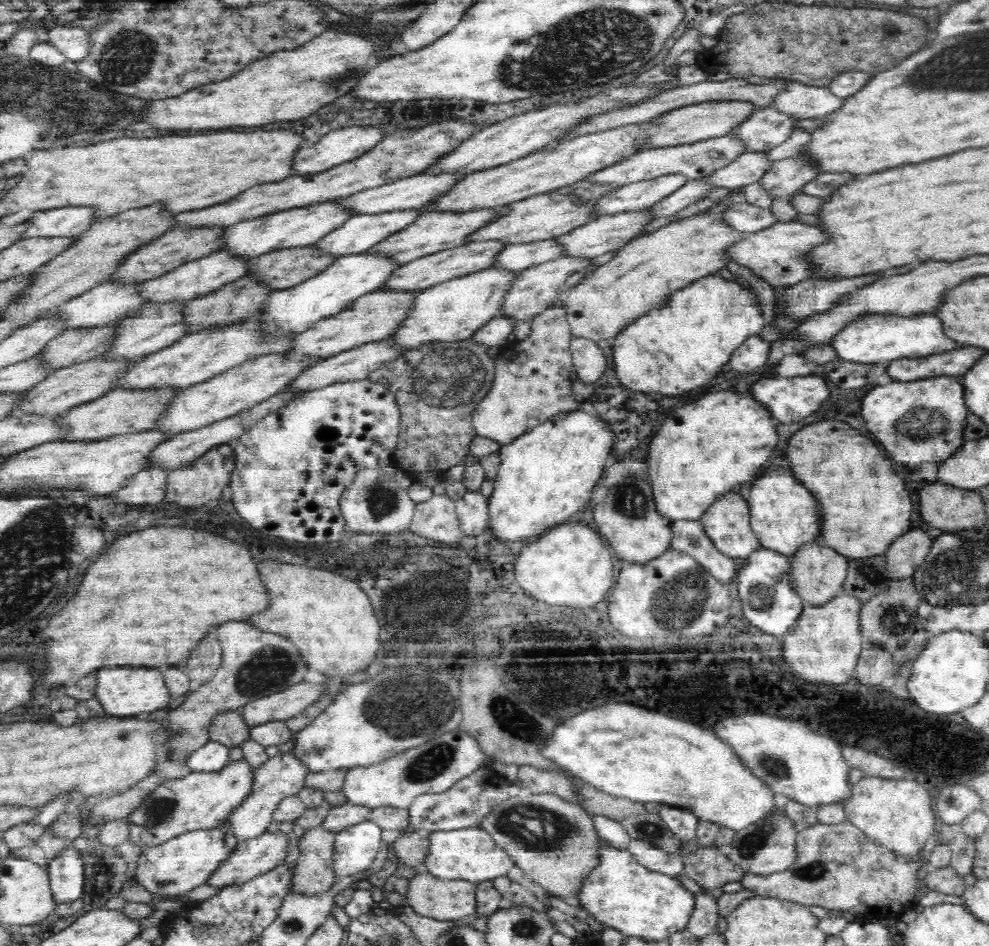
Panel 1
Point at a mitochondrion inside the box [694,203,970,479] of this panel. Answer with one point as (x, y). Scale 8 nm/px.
(922, 425)

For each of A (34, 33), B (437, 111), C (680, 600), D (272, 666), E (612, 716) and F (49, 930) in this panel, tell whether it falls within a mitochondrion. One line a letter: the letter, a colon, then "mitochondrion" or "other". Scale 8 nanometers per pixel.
A: other
B: other
C: mitochondrion
D: mitochondrion
E: other
F: other

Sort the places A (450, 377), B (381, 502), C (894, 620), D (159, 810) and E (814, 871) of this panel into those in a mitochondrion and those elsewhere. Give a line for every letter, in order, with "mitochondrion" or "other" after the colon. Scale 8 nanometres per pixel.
A: mitochondrion
B: mitochondrion
C: mitochondrion
D: mitochondrion
E: mitochondrion

